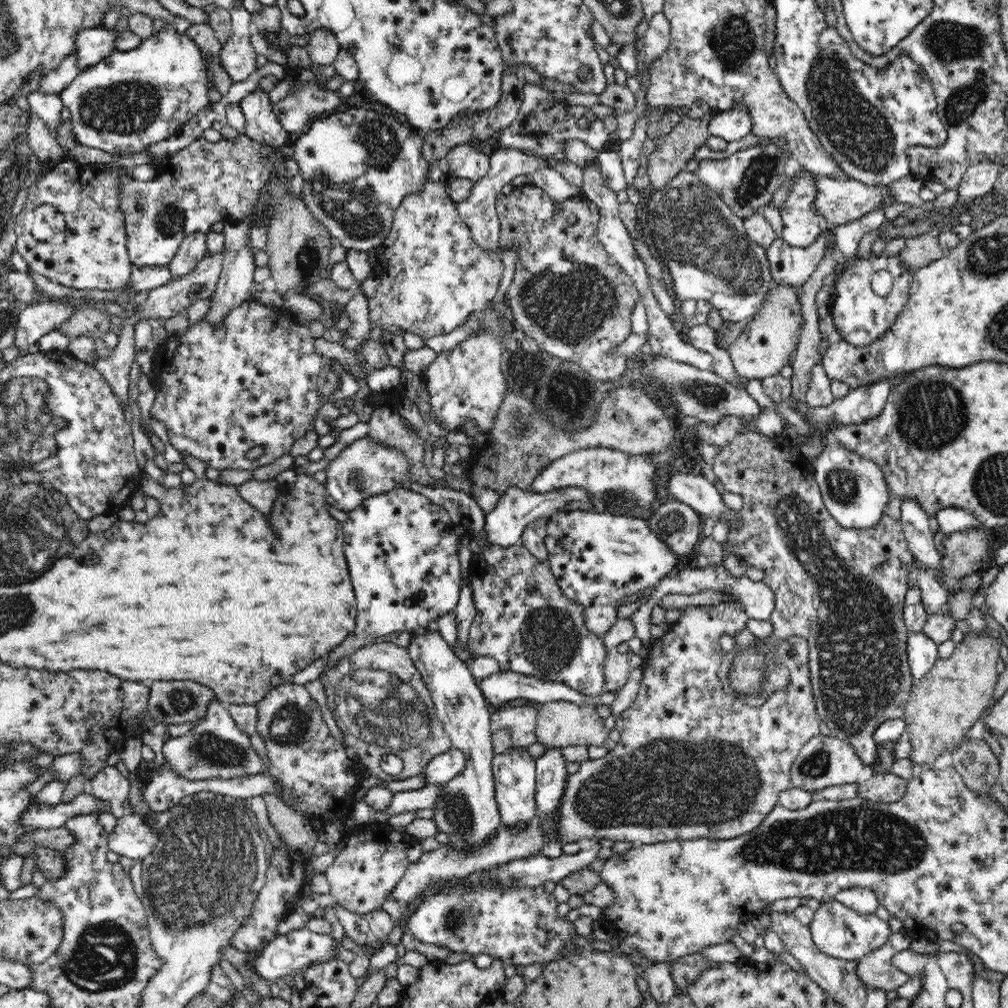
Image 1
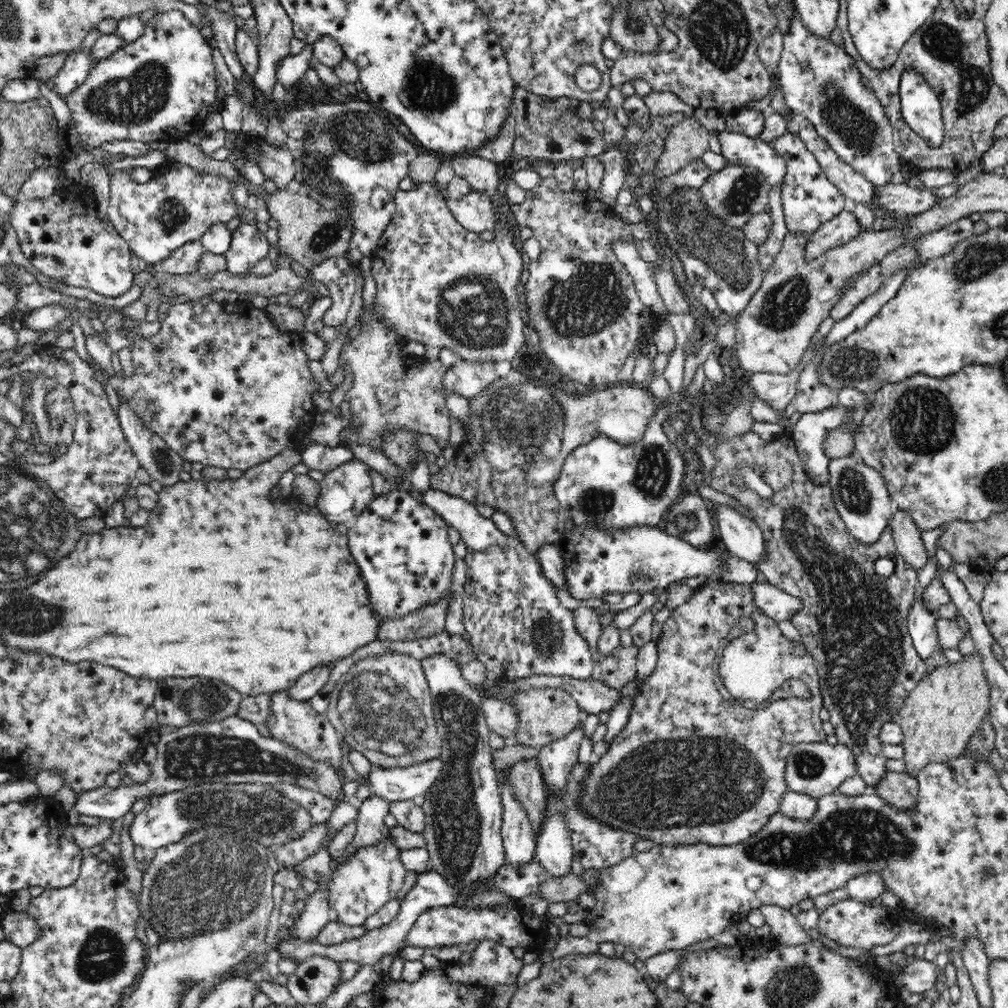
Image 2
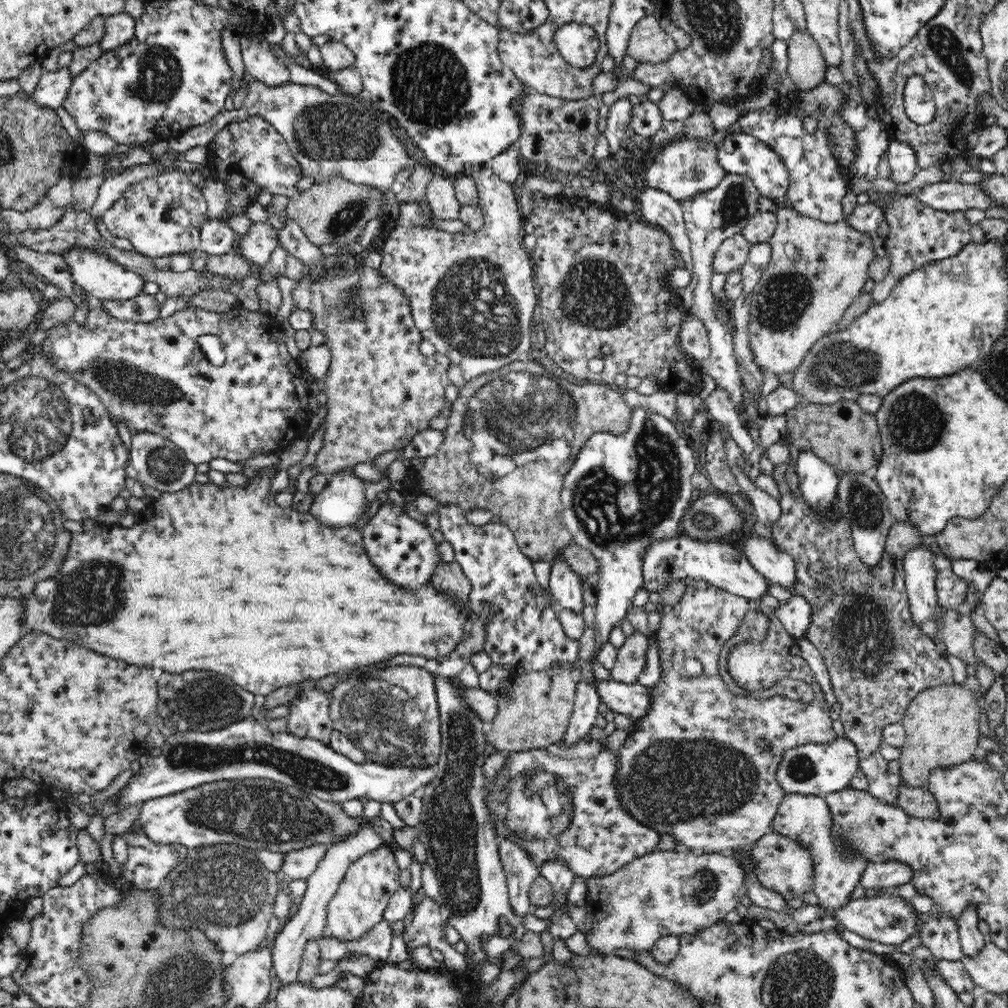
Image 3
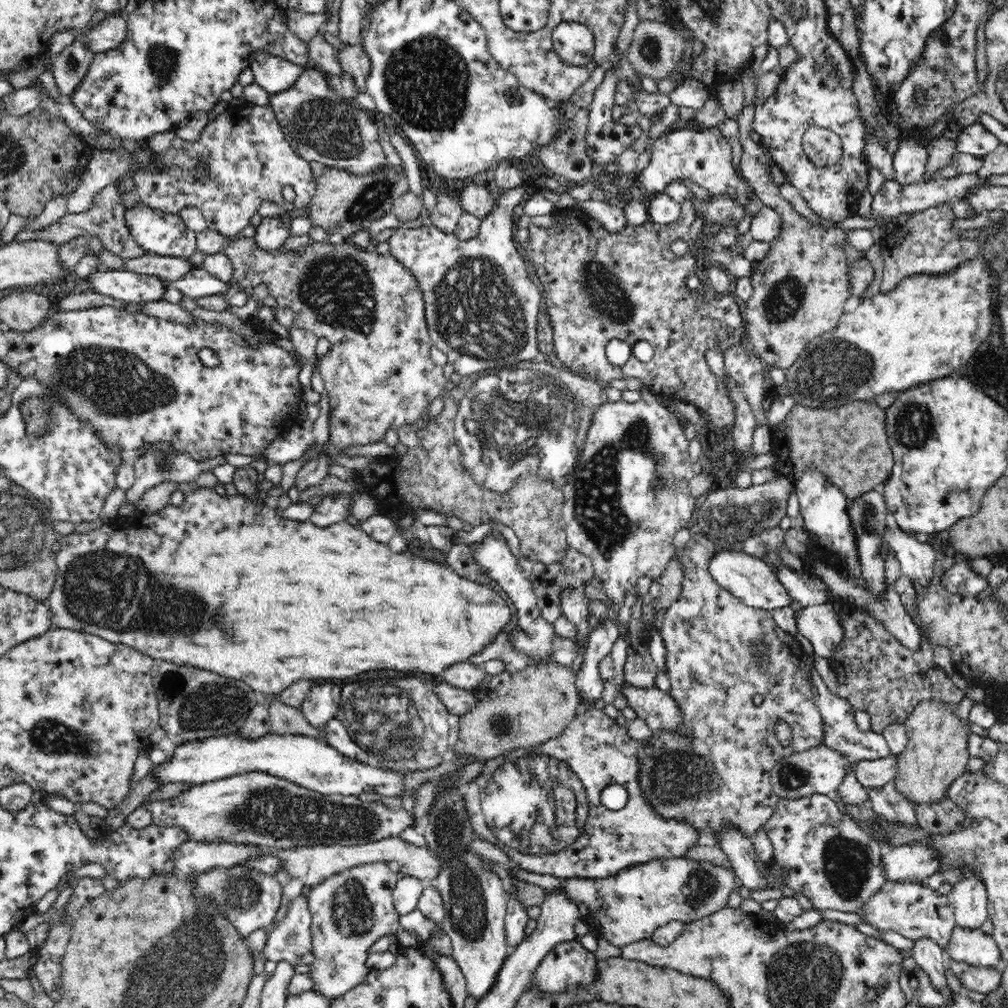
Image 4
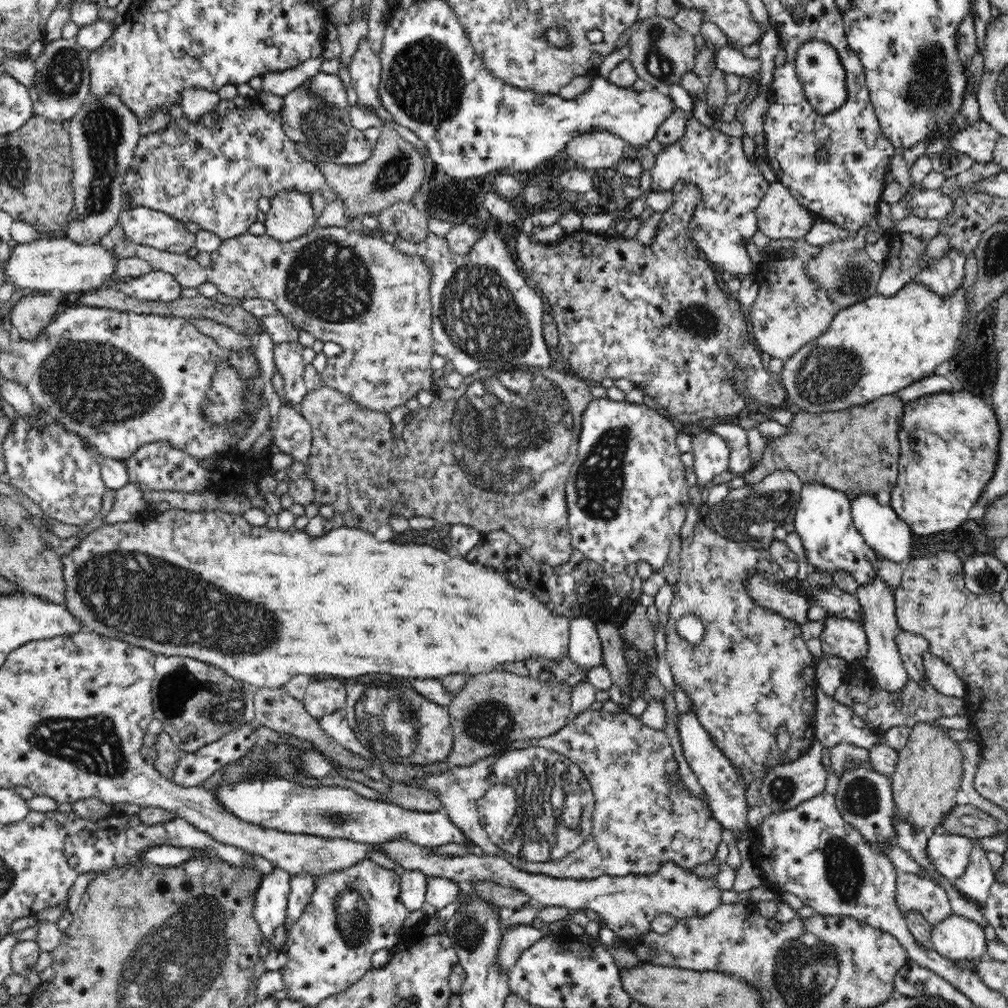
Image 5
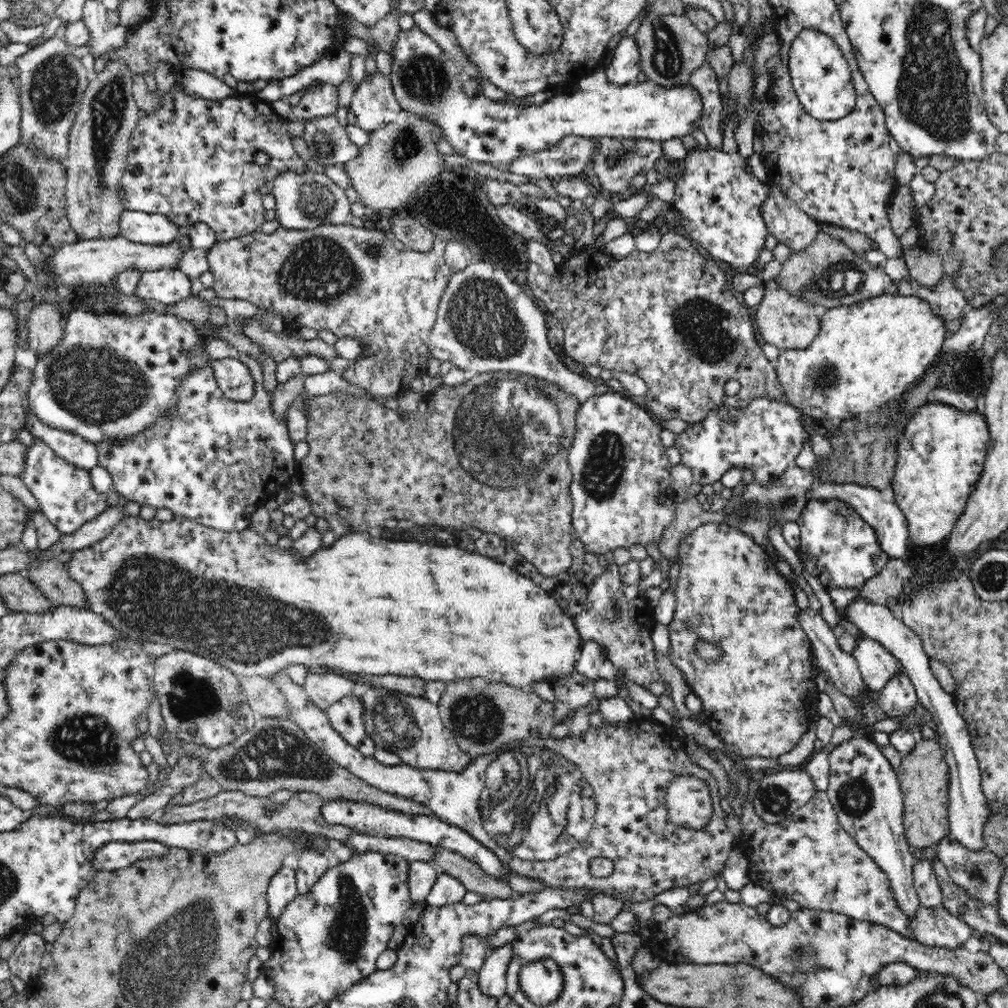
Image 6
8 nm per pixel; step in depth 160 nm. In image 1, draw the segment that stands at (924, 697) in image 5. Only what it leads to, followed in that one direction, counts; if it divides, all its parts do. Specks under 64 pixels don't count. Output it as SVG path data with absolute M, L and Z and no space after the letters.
M750 430L750 431L744 431L742 434L738 435L738 438L735 440L732 440L732 442L728 442L725 447L720 449L718 451L718 454L714 457L714 462L712 464L714 474L716 474L717 478L720 479L720 482L722 485L724 485L724 489L728 493L734 493L734 494L740 494L743 498L743 507L740 511L741 518L741 527L739 529L730 529L728 533L727 542L730 544L730 546L733 548L733 552L735 554L738 554L742 557L742 560L745 560L748 564L748 566L754 566L754 568L758 568L758 570L763 570L764 577L763 577L763 583L766 584L766 586L769 586L772 589L772 592L775 596L775 607L772 613L772 616L770 617L770 622L773 626L772 633L763 639L758 639L754 636L754 634L748 629L748 626L746 626L744 629L742 629L740 632L737 632L734 634L733 638L735 640L735 645L732 651L723 652L722 656L722 664L720 664L720 672L718 672L718 675L720 675L720 680L722 680L722 685L724 686L724 692L726 694L738 694L739 698L744 698L747 696L747 694L739 694L738 692L735 692L733 690L732 684L730 683L730 679L728 679L728 674L730 674L730 668L732 668L732 662L734 662L734 658L736 658L742 650L745 650L747 648L750 648L750 646L755 646L755 648L767 648L767 650L774 650L780 642L783 640L786 640L786 638L798 635L801 637L804 637L807 640L808 646L809 646L809 666L810 666L810 678L811 678L811 684L812 684L812 693L814 694L814 701L816 702L816 711L818 711L818 717L820 717L820 720L822 720L826 725L828 726L828 729L830 731L829 735L831 737L840 738L846 742L849 742L849 744L854 748L854 751L857 752L857 756L862 760L862 763L865 765L871 766L874 765L874 762L876 762L876 758L878 758L878 745L879 743L874 740L873 734L874 731L876 731L876 728L882 724L882 722L886 722L888 720L892 719L903 719L905 714L905 705L906 702L909 700L909 696L911 694L912 687L914 686L915 682L913 680L913 676L911 673L911 668L909 665L908 655L907 655L907 638L909 635L908 629L905 625L905 620L903 617L903 608L905 607L904 599L905 594L908 589L908 573L911 571L912 568L912 562L914 561L913 554L910 552L908 541L906 540L902 523L901 521L898 521L890 515L884 513L882 515L881 521L876 524L876 526L870 527L869 529L847 529L845 526L842 526L838 524L834 518L831 517L831 514L828 512L828 509L826 508L826 505L823 503L823 498L821 497L821 491L818 487L818 483L816 483L816 480L813 475L813 465L811 460L806 460L805 457L802 457L802 454L798 452L797 450L798 445L796 445L796 441L793 439L793 435L790 434L788 431L785 431L781 434L778 434L774 437L768 437L762 433L760 433L758 430Z

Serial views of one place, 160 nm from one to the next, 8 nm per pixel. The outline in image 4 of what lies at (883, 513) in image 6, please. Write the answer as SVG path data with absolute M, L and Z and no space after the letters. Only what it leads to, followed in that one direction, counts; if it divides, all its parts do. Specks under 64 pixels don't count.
M886 526L884 542L896 553L904 575L912 581L917 592L924 592L934 576L936 550L928 543L922 543L915 536L908 537L901 528L890 531Z

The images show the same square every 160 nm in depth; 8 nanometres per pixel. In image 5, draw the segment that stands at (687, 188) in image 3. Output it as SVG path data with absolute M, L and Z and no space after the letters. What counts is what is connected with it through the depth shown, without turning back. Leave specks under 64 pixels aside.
M689 117L684 135L675 143L664 146L661 152L655 154L655 159L654 166L650 168L651 191L672 189L677 180L683 180L684 185L696 185L700 189L700 201L689 223L689 235L696 241L698 248L704 252L705 260L724 271L727 277L738 274L751 275L752 260L746 249L746 241L752 239L758 231L757 208L770 183L744 155L741 138L728 136L718 127L710 129L700 123L697 118Z

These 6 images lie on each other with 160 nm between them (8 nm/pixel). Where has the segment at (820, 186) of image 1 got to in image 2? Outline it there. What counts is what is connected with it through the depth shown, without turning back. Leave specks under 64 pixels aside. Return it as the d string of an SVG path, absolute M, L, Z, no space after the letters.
M890 181L885 185L877 185L875 197L876 207L882 211L894 211L898 215L918 215L930 207L936 206L940 199L935 197L932 188L918 189L899 181Z

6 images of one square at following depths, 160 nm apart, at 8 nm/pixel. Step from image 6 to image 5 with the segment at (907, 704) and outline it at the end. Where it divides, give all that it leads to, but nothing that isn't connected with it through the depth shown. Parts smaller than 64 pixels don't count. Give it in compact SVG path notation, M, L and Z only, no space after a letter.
M876 576L869 583L859 585L855 596L859 602L859 612L861 612L861 625L865 630L868 650L864 666L876 676L878 684L887 692L898 692L906 686L909 676L904 668L898 647L896 646L896 634L898 634L899 624L895 615L895 590Z

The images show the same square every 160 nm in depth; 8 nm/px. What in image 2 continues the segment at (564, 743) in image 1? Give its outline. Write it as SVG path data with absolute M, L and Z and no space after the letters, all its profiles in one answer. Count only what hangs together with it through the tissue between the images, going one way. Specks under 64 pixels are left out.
M539 688L510 694L512 706L519 713L519 726L511 743L526 747L542 748L552 741L564 738L566 734L583 726L585 713L576 700L560 688Z

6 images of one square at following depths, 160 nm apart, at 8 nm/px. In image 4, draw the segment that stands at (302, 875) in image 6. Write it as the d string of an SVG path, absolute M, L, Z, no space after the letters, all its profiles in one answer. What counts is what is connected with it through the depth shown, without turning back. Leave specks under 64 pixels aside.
M301 894L291 900L285 917L271 928L264 948L254 951L254 959L277 964L284 961L292 966L300 964L302 956L312 950L307 902L307 897Z

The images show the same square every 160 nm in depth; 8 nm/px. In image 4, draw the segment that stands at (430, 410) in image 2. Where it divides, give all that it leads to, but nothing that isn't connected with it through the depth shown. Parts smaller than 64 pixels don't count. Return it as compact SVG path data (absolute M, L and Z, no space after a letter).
M236 236L236 238L228 238L226 246L223 249L222 254L225 254L226 257L232 261L232 267L234 273L232 274L229 284L237 284L243 289L252 290L260 285L264 284L268 287L268 294L276 298L276 302L280 307L288 307L294 311L294 326L302 328L304 330L309 330L313 332L315 336L320 339L324 338L330 342L330 352L324 357L319 359L319 368L321 372L321 377L324 381L325 391L328 393L328 402L330 405L330 418L329 418L329 435L330 442L328 444L323 444L323 451L319 457L312 458L311 460L306 461L303 466L297 472L295 486L298 488L298 491L305 491L312 486L320 486L322 480L325 476L328 476L328 470L330 466L336 465L336 457L329 456L347 456L346 453L342 453L344 448L348 446L366 446L366 444L374 444L375 442L385 442L384 434L386 430L394 428L398 430L404 424L416 424L416 420L420 418L420 414L426 410L426 406L429 406L429 403L434 401L435 398L441 396L446 388L446 374L443 373L443 367L436 365L432 359L430 359L430 350L433 347L432 340L429 336L429 330L427 329L427 324L425 321L425 308L424 308L424 299L422 296L422 291L416 283L416 279L408 273L408 269L402 266L400 262L390 254L390 252L385 255L378 255L379 252L376 252L374 248L367 250L360 249L348 240L334 238L333 240L337 241L337 244L332 246L331 244L323 244L320 242L312 242L312 246L306 246L302 248L302 252L299 253L298 250L290 250L288 253L282 252L282 248L268 252L262 251L254 238L245 238Z

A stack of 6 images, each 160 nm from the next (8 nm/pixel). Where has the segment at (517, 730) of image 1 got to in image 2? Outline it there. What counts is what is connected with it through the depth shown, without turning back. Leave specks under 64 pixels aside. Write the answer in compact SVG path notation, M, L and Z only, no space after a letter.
M483 696L482 711L489 729L508 742L514 739L519 726L519 713L511 704L492 697Z

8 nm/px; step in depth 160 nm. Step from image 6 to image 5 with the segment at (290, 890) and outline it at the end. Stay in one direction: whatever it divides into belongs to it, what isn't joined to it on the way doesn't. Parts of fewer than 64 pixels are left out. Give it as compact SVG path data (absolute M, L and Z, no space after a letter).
M281 868L261 876L253 896L253 917L263 938L268 939L277 926L285 924L291 876Z

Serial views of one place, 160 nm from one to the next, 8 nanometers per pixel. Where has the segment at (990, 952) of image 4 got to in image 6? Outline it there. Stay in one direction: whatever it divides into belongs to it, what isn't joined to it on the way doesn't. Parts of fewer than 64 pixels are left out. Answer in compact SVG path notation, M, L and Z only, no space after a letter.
M944 906L938 908L918 908L912 920L908 920L916 941L934 948L954 950L966 944L975 933L961 918L956 917Z

